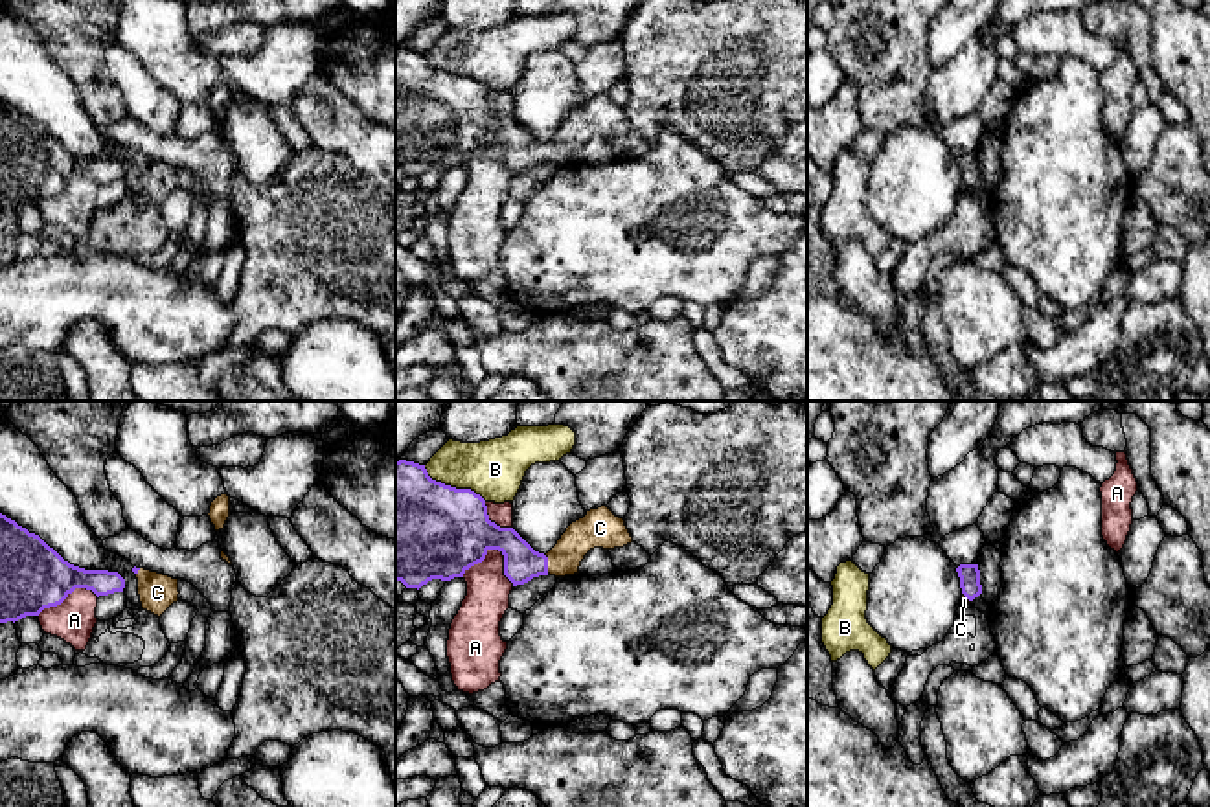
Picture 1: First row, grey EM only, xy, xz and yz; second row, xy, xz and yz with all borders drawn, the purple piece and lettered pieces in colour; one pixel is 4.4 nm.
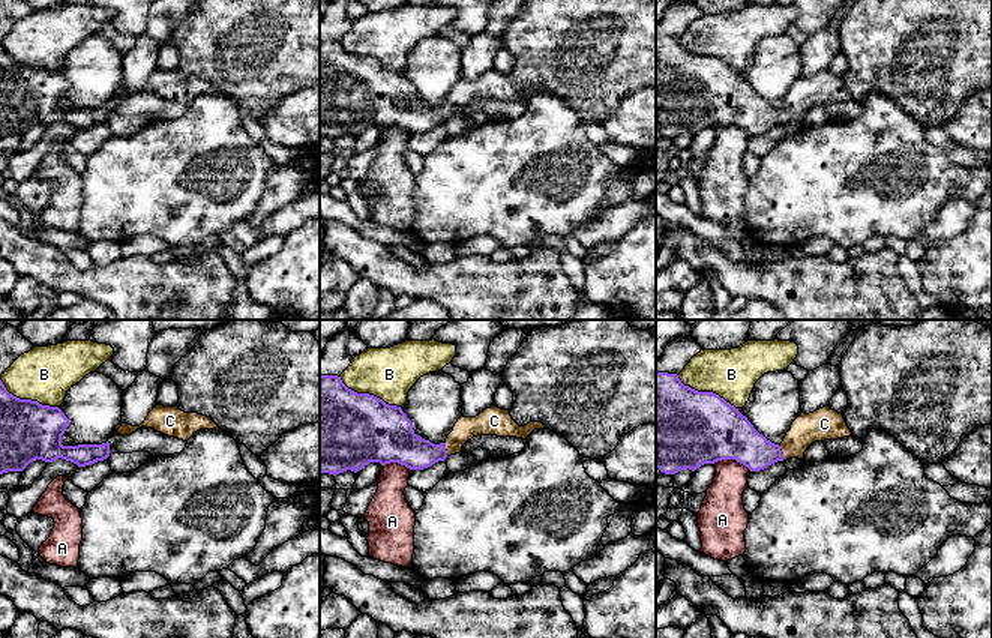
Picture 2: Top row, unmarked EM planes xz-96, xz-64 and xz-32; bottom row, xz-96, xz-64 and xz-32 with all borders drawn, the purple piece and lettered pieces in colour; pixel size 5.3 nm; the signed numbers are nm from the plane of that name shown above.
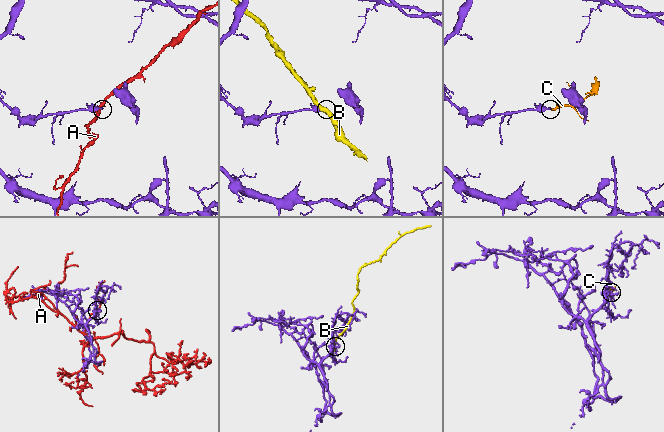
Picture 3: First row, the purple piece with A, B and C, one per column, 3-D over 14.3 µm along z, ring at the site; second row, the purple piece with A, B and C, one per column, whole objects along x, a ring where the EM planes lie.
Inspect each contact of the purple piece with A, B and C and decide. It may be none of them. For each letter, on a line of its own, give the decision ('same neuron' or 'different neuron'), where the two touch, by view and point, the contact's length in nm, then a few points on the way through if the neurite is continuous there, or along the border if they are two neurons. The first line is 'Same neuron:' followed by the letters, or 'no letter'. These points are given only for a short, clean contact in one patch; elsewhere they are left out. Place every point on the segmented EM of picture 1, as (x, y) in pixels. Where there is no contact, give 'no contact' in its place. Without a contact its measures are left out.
Same neuron: C
A: different neuron | xz (497, 548) | 240 nm
B: different neuron | xz (453, 488) | 320 nm
C: same neuron | xz (547, 565) | 80 nm | across xz (521, 563), (547, 565), (556, 563), (591, 532)

